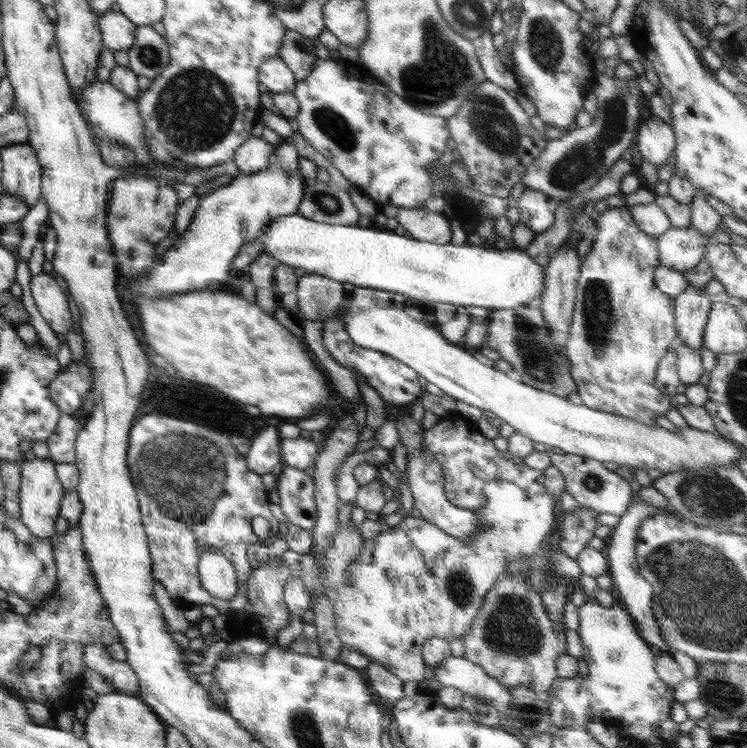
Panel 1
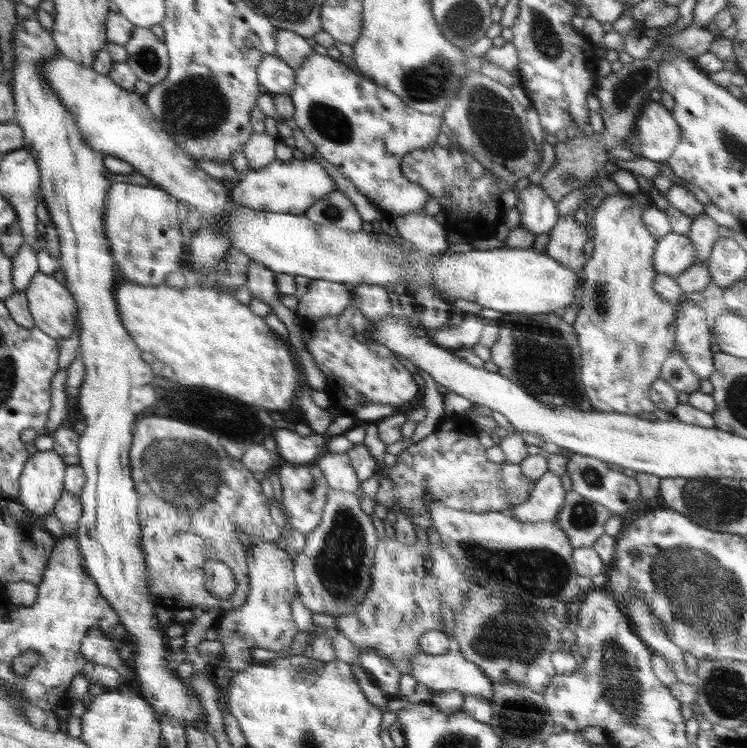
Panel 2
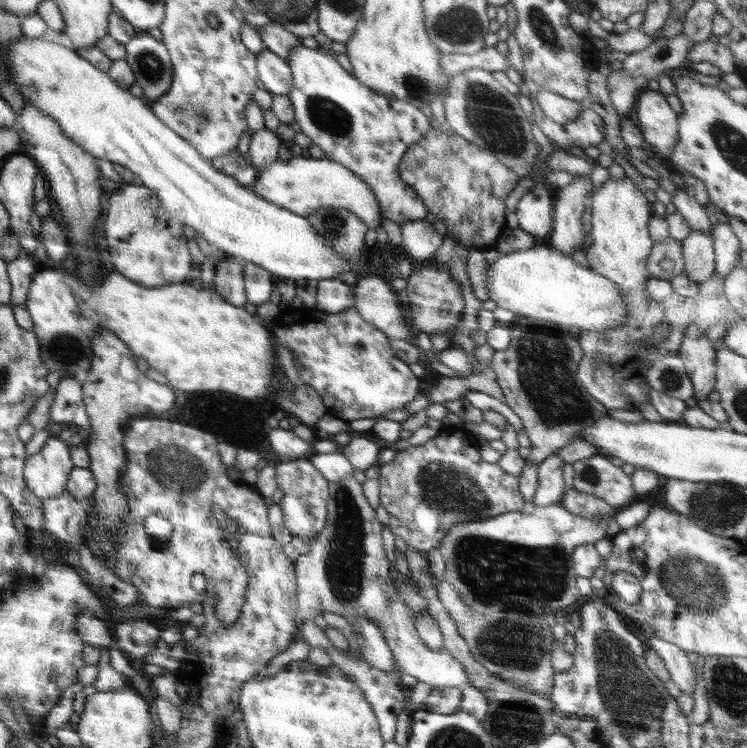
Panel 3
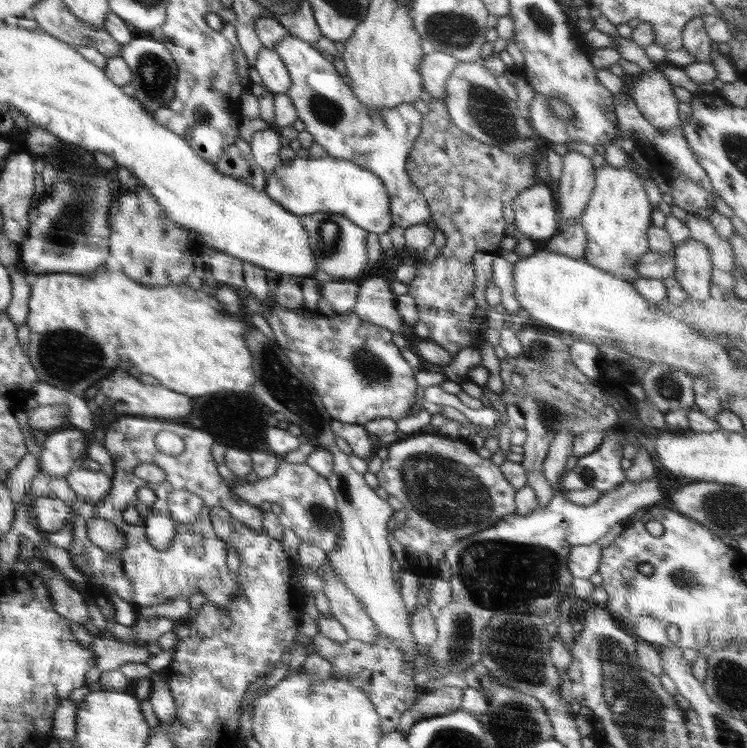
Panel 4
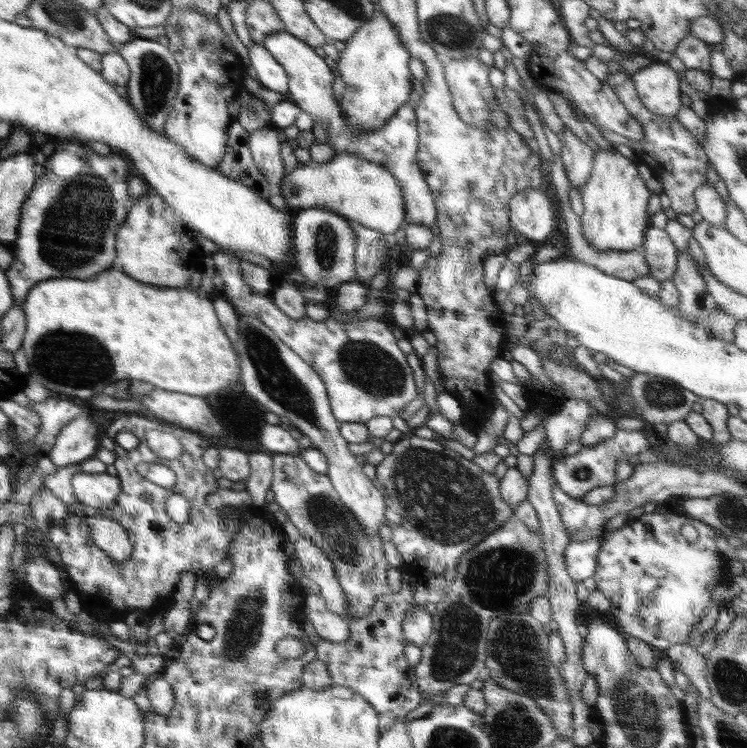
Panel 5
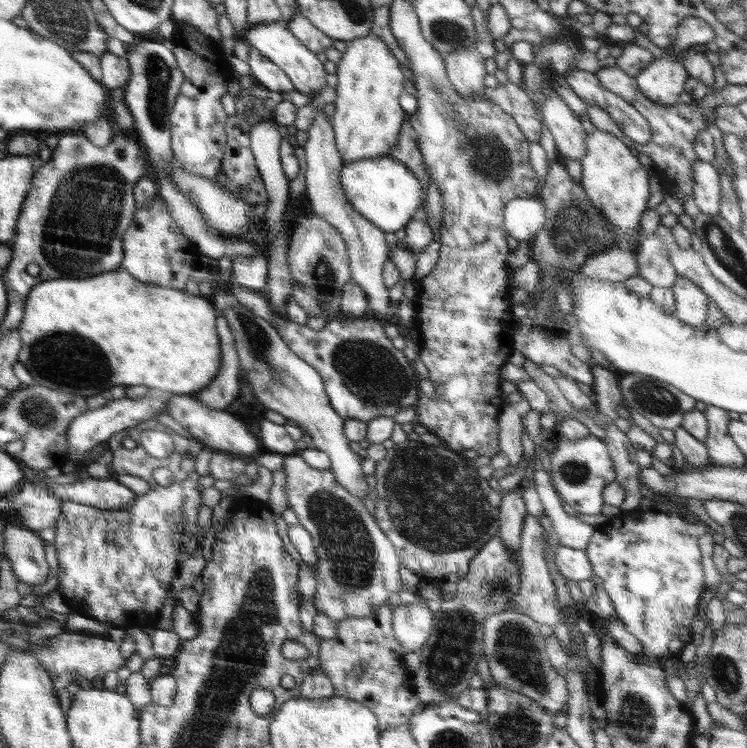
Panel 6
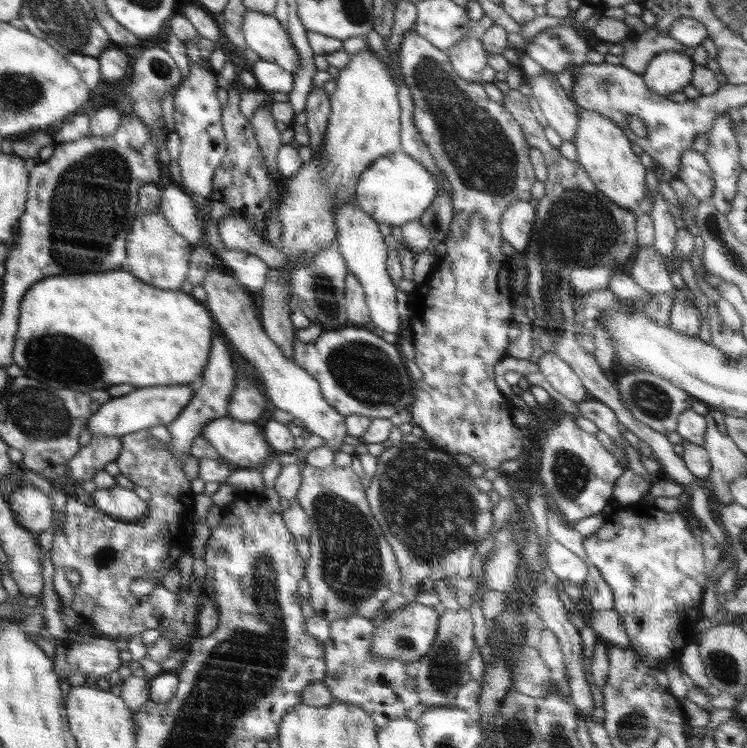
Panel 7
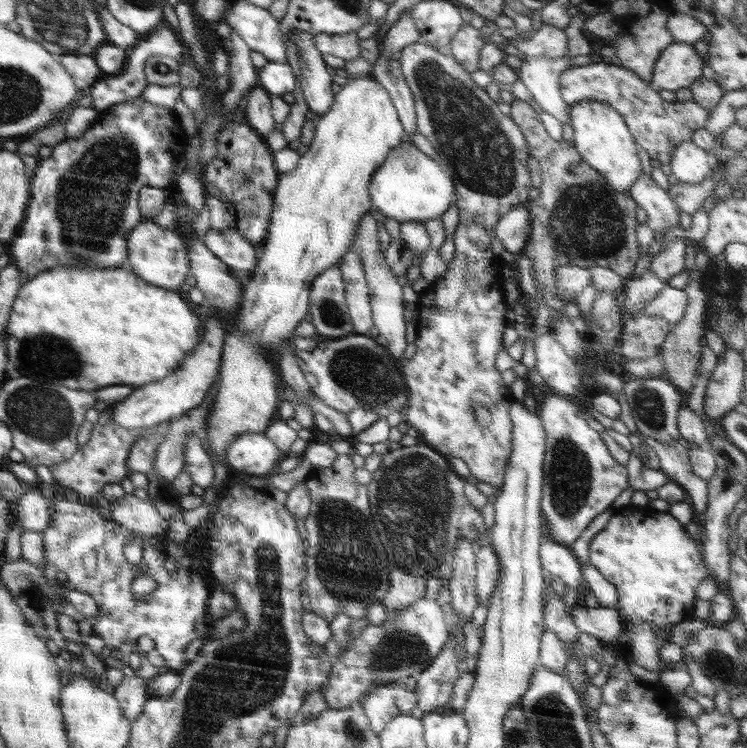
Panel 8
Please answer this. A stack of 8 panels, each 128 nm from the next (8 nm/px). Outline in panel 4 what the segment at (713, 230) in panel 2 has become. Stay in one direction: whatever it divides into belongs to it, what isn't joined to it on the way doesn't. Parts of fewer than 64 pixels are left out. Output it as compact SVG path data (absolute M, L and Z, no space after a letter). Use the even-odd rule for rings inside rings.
M685 240L675 245L674 264L674 277L690 300L708 300L713 269L710 250L698 240Z

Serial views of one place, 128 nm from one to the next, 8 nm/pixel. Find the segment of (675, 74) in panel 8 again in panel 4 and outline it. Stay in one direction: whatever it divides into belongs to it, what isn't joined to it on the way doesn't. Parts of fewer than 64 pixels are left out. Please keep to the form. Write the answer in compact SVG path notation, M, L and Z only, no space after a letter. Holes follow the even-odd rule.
M652 69L642 72L630 94L640 113L657 130L669 130L682 122L679 118L679 100L662 71Z

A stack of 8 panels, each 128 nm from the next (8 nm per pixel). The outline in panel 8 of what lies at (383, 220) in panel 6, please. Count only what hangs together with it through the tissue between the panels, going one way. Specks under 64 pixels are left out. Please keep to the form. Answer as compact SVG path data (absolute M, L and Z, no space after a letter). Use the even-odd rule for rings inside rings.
M405 140L388 154L386 161L372 176L368 191L373 208L378 208L380 213L401 224L441 218L452 206L455 194L454 183L444 165L439 160L426 156L409 140Z

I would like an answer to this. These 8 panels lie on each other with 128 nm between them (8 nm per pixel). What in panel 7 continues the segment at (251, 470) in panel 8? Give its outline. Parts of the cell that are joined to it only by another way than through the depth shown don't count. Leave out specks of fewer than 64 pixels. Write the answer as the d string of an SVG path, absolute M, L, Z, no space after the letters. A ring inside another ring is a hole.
M230 416L212 420L210 424L206 424L206 428L202 430L202 435L216 448L221 459L233 463L236 468L261 469L275 455L266 441L264 431L256 427L255 423L240 422L240 420L234 420Z

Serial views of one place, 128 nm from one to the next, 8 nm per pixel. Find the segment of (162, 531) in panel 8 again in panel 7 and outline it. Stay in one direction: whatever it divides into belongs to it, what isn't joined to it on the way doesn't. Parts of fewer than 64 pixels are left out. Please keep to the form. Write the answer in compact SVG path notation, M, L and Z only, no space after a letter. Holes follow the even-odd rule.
M118 484L112 488L96 488L91 497L96 508L124 522L138 522L148 514L148 503L134 490Z

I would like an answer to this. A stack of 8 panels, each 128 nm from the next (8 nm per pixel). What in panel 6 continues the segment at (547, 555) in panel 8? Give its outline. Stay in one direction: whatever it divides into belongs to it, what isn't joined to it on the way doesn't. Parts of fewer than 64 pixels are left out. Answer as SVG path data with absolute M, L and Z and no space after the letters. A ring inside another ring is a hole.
M558 545L554 565L562 577L575 582L589 580L593 574L584 549Z

